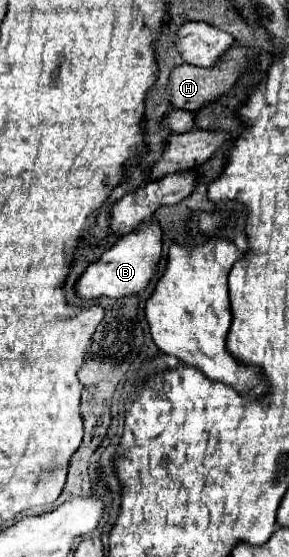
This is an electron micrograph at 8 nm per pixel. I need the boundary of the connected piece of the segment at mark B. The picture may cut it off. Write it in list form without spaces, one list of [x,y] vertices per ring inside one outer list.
[[[142,225],[142,229],[136,229],[124,237],[120,237],[112,249],[102,253],[100,259],[90,263],[84,273],[78,277],[74,289],[76,295],[84,301],[88,299],[98,299],[98,297],[126,297],[132,293],[140,293],[146,289],[150,283],[156,263],[160,261],[160,251],[162,251],[162,235],[156,225]]]

